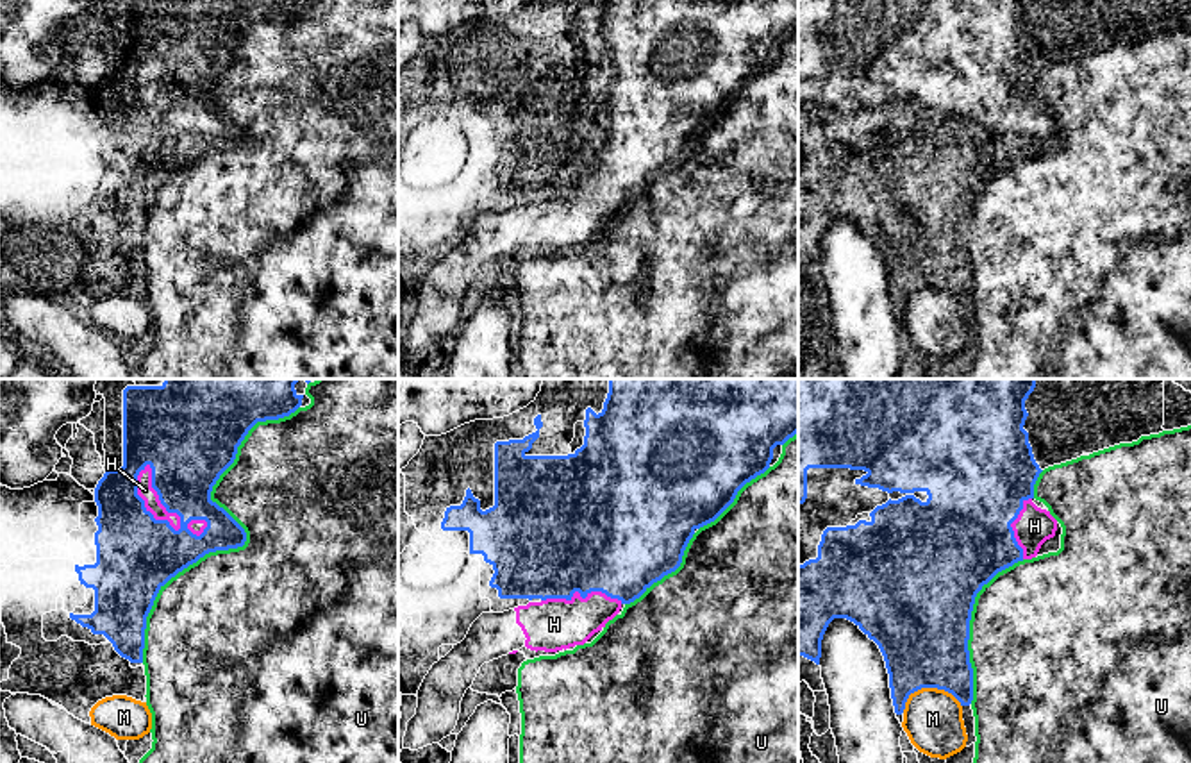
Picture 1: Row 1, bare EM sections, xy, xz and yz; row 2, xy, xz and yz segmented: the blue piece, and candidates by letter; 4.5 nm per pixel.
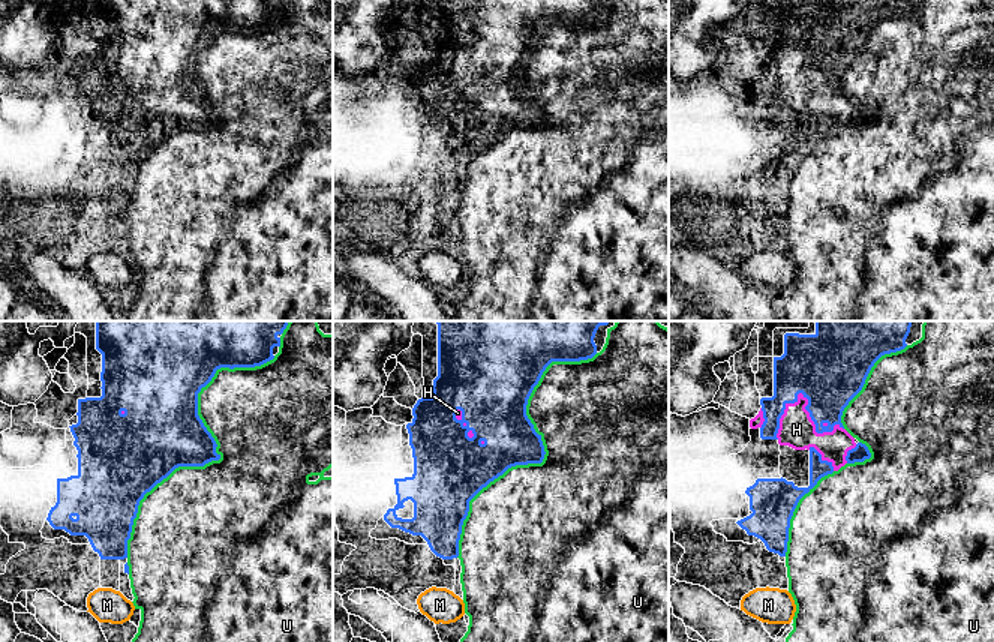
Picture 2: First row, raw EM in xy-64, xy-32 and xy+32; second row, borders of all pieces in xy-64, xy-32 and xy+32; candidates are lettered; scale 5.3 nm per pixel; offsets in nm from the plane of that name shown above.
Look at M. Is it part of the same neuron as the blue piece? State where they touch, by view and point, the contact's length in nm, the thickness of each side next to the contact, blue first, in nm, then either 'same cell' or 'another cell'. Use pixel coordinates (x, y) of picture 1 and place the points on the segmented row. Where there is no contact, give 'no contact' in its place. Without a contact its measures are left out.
meets blue in yz at (927, 687); contact 280 nm long; 420 nm thick on the blue side, 280 nm on the other; another cell

